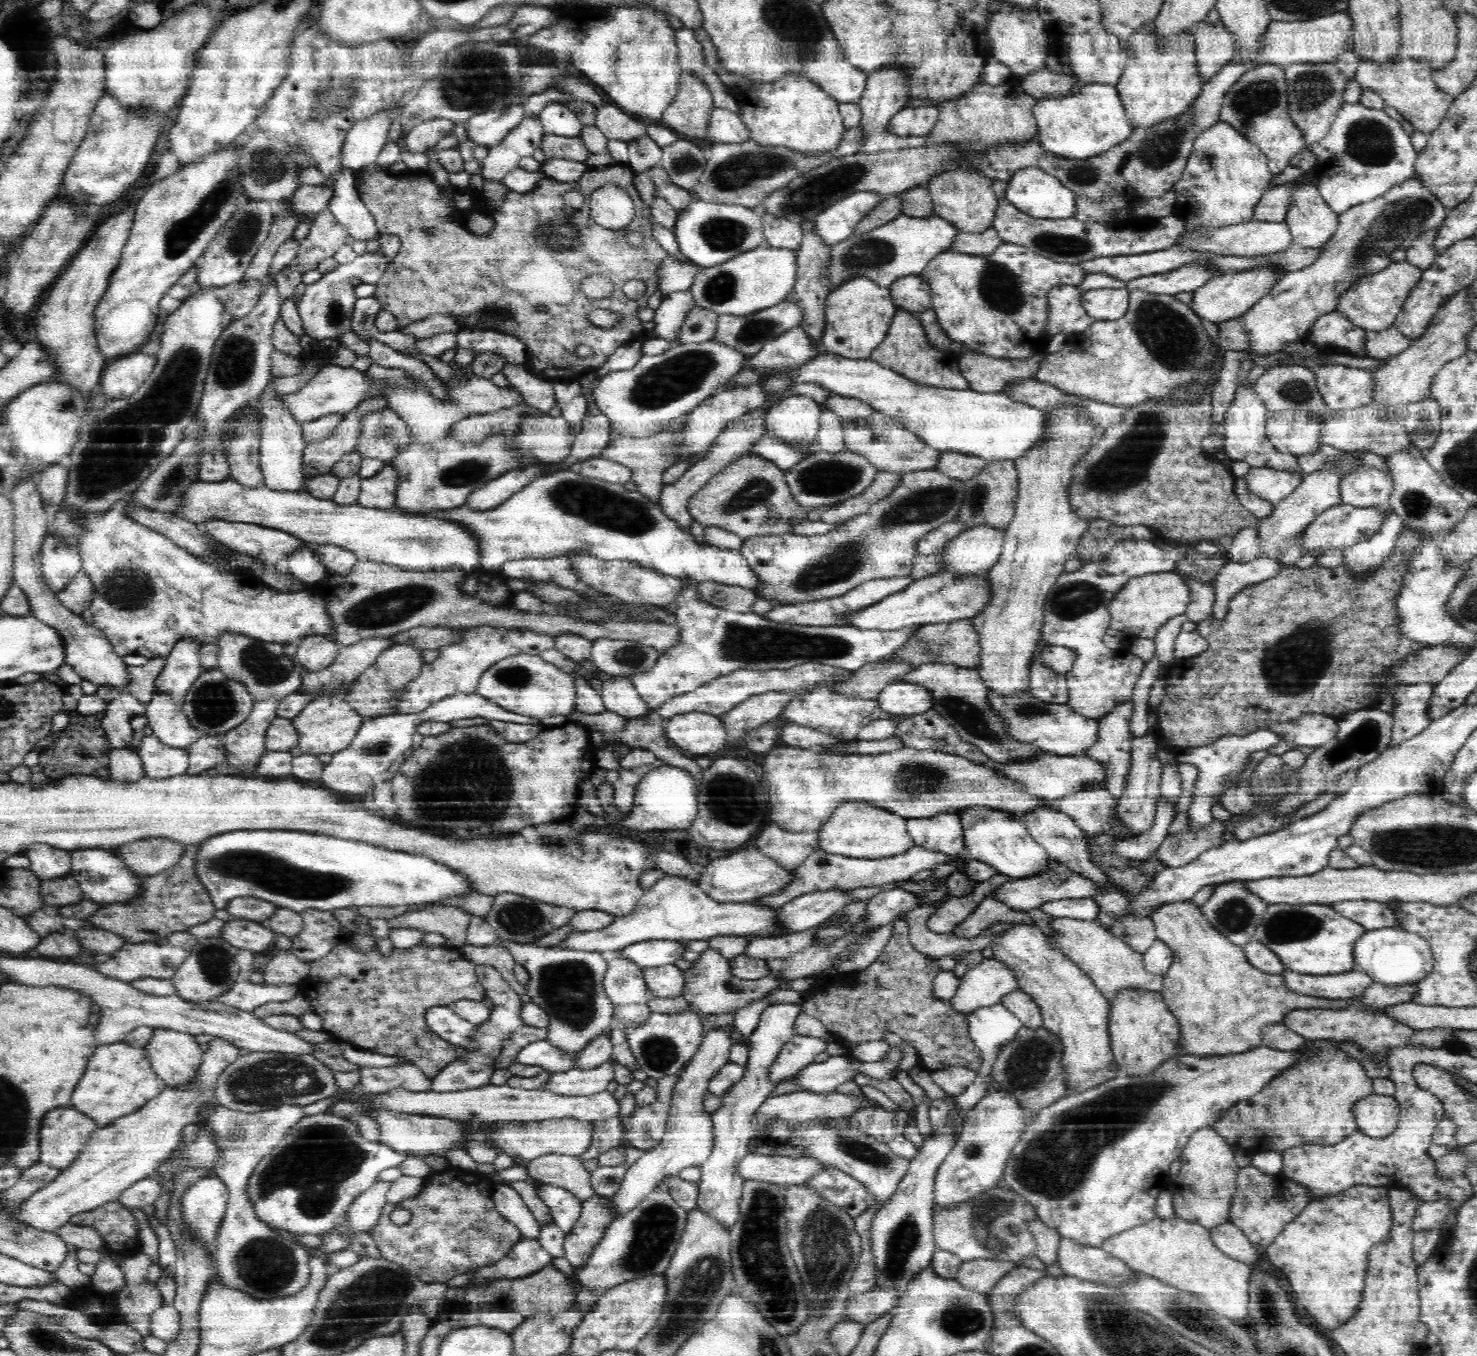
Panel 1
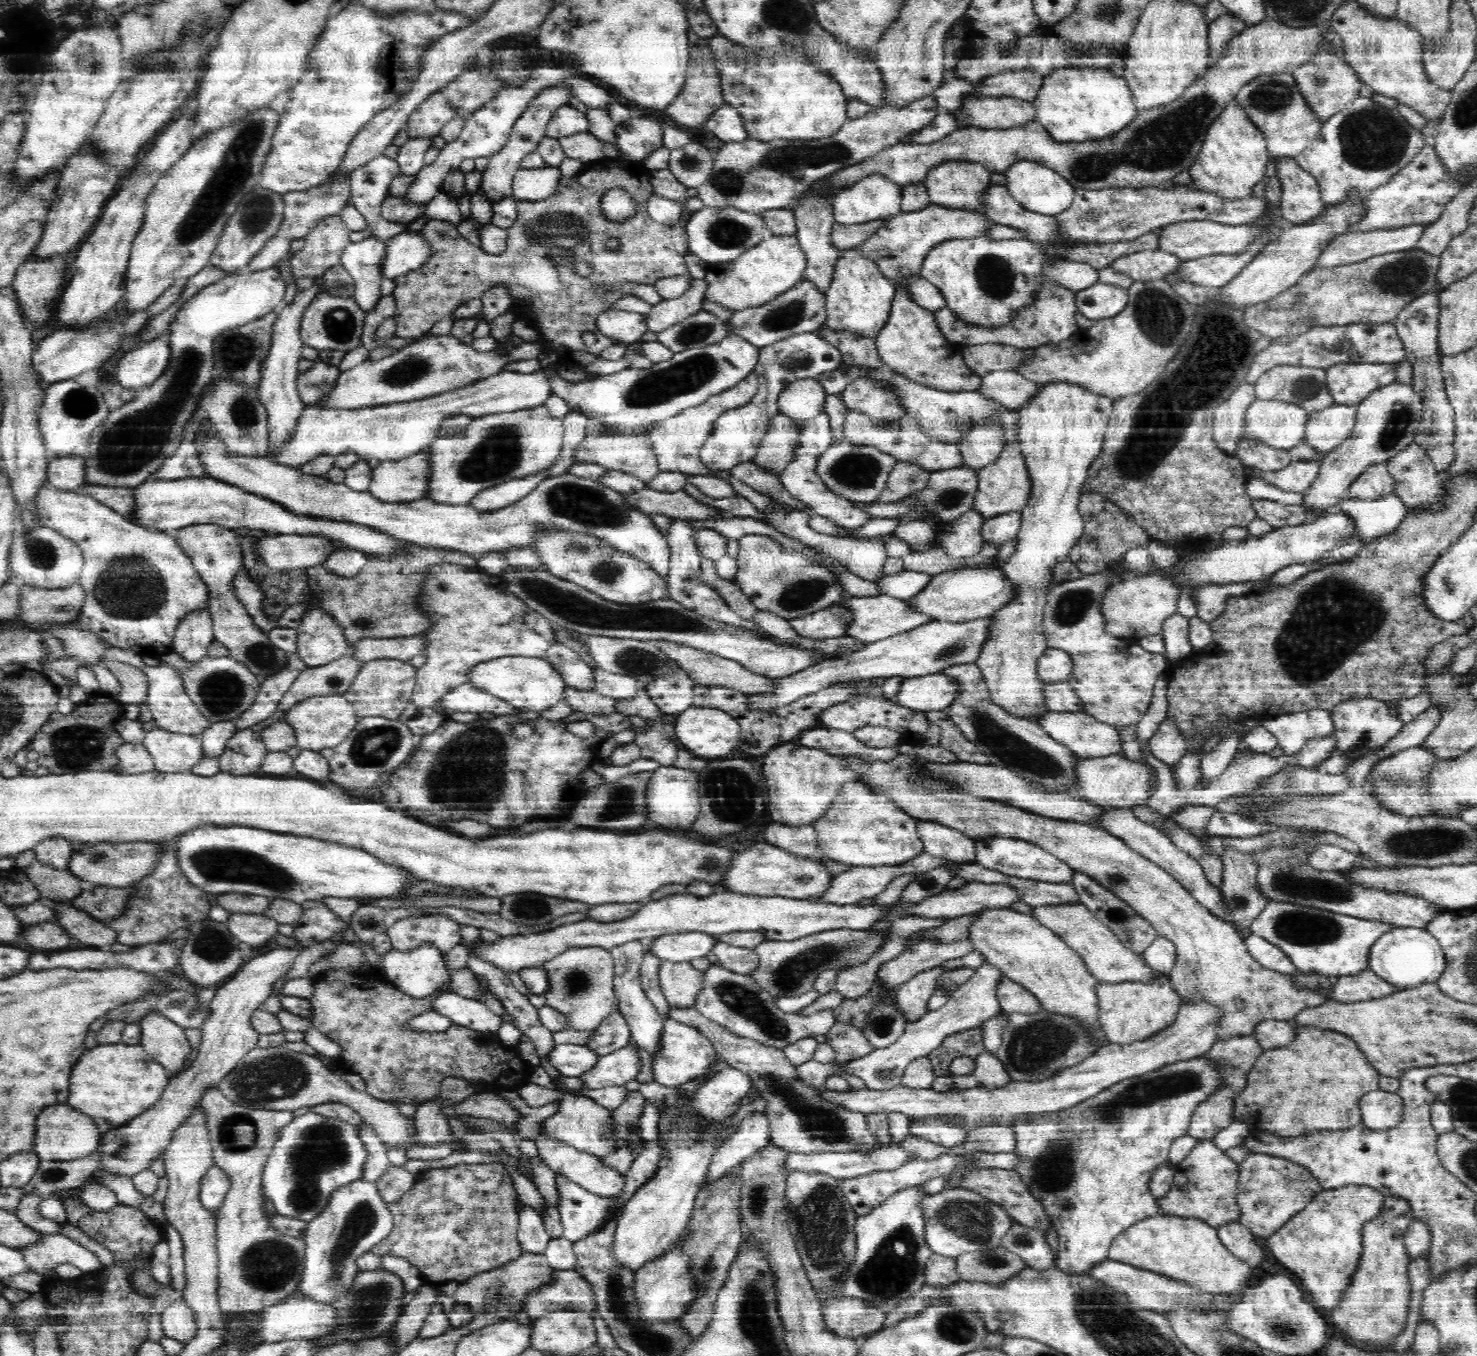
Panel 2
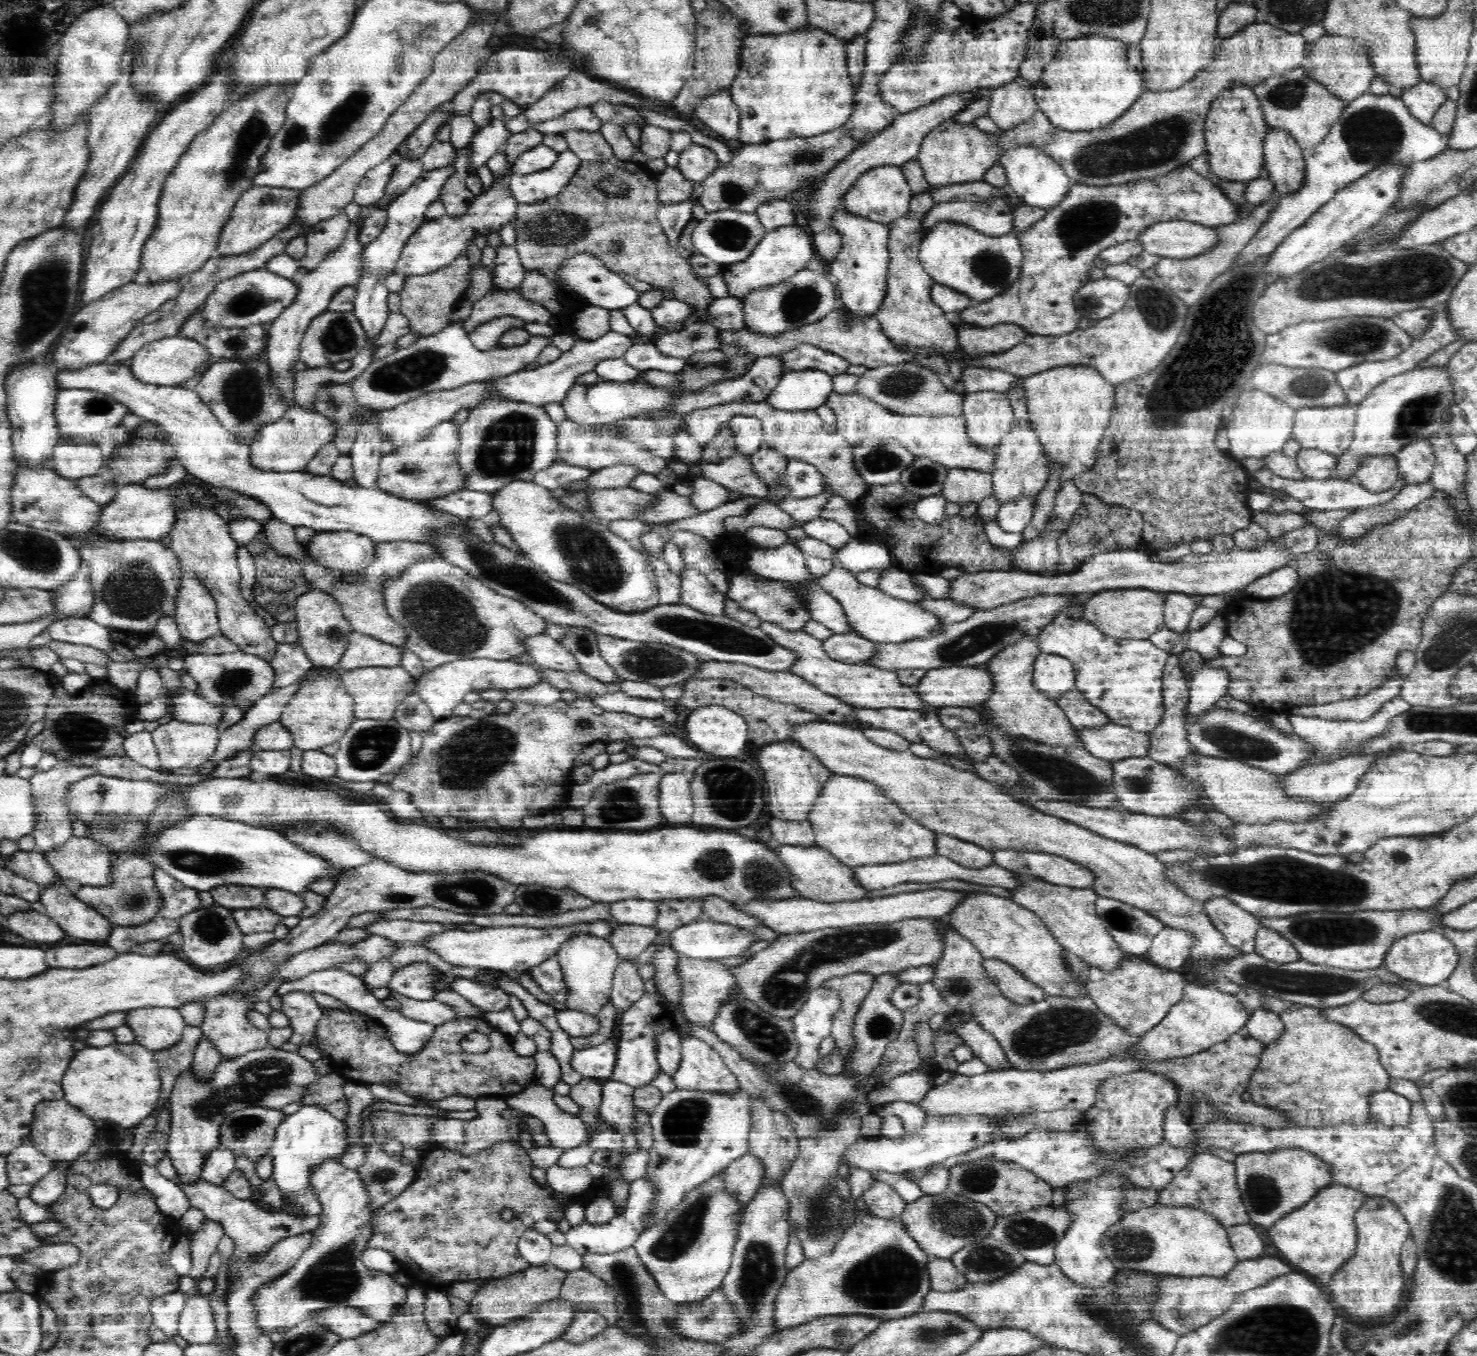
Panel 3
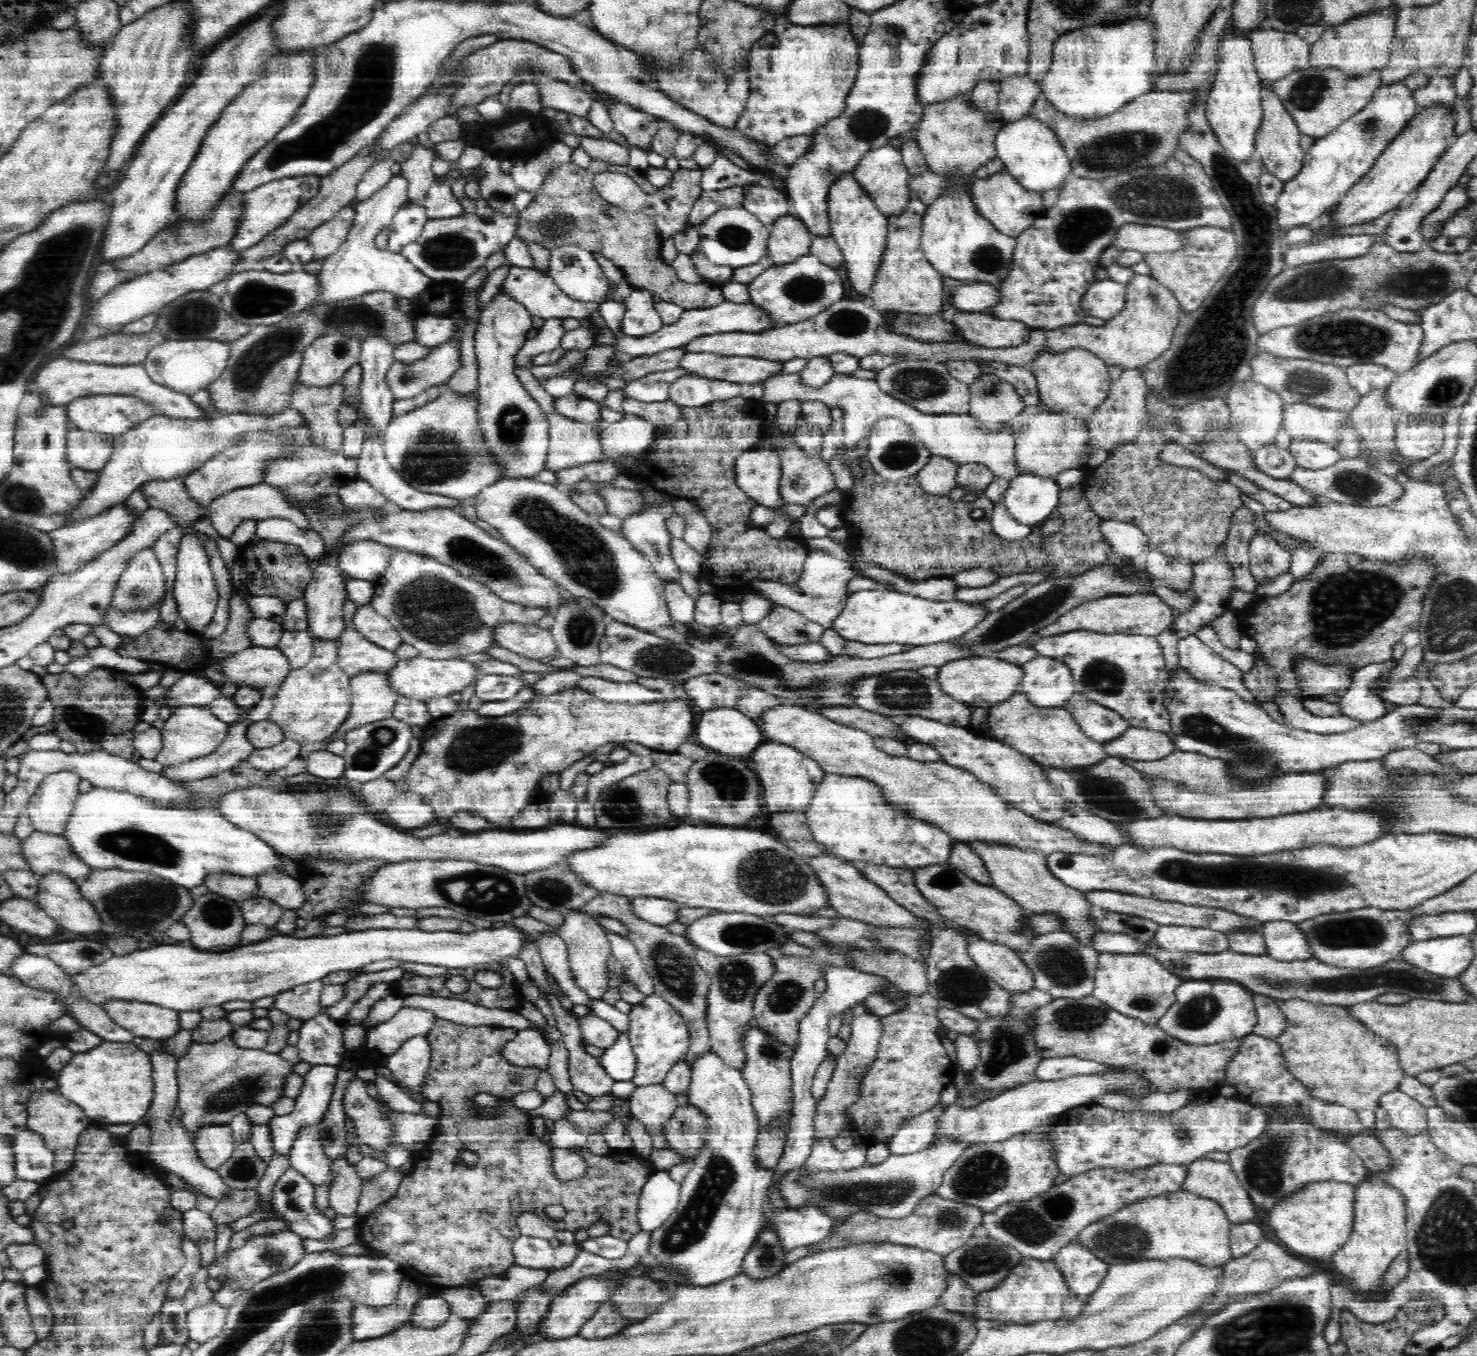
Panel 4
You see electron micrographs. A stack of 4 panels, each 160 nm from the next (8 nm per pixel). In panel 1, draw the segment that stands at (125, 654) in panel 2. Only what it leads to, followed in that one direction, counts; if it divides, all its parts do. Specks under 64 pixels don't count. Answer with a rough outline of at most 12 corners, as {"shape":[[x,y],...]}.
{"shape":[[171,693],[145,706],[160,742],[188,747],[201,736]]}

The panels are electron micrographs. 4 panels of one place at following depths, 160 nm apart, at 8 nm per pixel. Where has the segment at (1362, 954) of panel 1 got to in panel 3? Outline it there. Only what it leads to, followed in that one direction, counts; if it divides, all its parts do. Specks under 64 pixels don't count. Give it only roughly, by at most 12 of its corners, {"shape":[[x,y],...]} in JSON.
{"shape":[[1437,928],[1394,942],[1383,962],[1422,986],[1444,984],[1458,964]]}

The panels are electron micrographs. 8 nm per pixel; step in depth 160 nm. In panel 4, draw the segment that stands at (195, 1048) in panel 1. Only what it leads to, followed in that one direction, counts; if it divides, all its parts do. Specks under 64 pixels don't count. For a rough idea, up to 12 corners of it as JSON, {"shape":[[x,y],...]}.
{"shape":[[108,999],[105,1013],[135,1036],[170,1039],[179,1012],[138,999]]}

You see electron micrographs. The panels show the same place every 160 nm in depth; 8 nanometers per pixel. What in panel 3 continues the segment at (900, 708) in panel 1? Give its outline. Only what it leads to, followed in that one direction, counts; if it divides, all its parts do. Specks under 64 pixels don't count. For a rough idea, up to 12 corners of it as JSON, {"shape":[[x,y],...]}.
{"shape":[[931,669],[916,685],[932,706],[977,707],[988,670]]}

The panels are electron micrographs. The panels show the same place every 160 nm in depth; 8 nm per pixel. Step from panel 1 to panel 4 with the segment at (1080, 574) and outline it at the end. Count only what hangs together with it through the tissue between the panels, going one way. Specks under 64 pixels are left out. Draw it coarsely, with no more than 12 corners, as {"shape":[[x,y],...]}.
{"shape":[[1075,630],[1042,638],[1075,692],[1169,733],[1158,639]]}

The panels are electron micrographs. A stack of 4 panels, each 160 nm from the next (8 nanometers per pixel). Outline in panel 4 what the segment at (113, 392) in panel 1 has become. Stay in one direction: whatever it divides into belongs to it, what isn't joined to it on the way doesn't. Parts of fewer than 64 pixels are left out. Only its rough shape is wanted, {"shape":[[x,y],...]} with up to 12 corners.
{"shape":[[165,340],[142,364],[190,395],[226,368],[230,342]]}

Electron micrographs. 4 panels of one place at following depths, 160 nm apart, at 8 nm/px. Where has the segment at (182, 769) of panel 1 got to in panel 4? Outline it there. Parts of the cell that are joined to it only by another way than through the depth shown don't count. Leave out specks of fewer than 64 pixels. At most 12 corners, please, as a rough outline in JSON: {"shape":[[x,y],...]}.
{"shape":[[207,705],[180,706],[156,760],[170,767],[214,753],[230,723]]}

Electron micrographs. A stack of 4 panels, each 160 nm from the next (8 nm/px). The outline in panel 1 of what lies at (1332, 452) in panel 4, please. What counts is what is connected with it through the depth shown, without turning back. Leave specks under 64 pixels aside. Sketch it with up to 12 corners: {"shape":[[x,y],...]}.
{"shape":[[1250,467],[1249,492],[1277,503],[1296,490],[1302,470]]}

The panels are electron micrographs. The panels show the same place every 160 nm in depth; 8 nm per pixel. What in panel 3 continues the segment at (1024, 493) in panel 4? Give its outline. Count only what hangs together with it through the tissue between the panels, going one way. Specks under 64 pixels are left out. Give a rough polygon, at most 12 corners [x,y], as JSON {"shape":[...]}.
{"shape":[[1020,495],[999,506],[996,523],[1023,533],[1035,518],[1038,497]]}

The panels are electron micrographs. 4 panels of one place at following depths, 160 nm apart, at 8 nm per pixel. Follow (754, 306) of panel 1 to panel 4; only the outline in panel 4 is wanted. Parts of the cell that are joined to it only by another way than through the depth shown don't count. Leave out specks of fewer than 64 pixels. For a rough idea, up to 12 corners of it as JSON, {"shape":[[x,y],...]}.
{"shape":[[791,212],[770,226],[771,266],[808,254],[815,237]]}

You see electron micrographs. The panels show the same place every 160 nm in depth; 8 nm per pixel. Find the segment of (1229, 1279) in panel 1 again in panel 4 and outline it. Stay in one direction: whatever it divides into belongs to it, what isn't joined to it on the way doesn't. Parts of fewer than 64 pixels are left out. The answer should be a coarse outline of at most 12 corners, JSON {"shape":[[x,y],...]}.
{"shape":[[1149,1195],[1073,1242],[1109,1265],[1233,1259],[1220,1203]]}

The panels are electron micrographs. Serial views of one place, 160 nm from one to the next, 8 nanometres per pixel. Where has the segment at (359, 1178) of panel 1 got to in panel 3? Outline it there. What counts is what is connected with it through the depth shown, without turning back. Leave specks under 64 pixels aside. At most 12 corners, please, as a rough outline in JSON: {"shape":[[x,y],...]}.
{"shape":[[303,1105],[277,1126],[269,1151],[282,1200],[323,1206],[316,1166],[341,1162],[346,1123]]}

